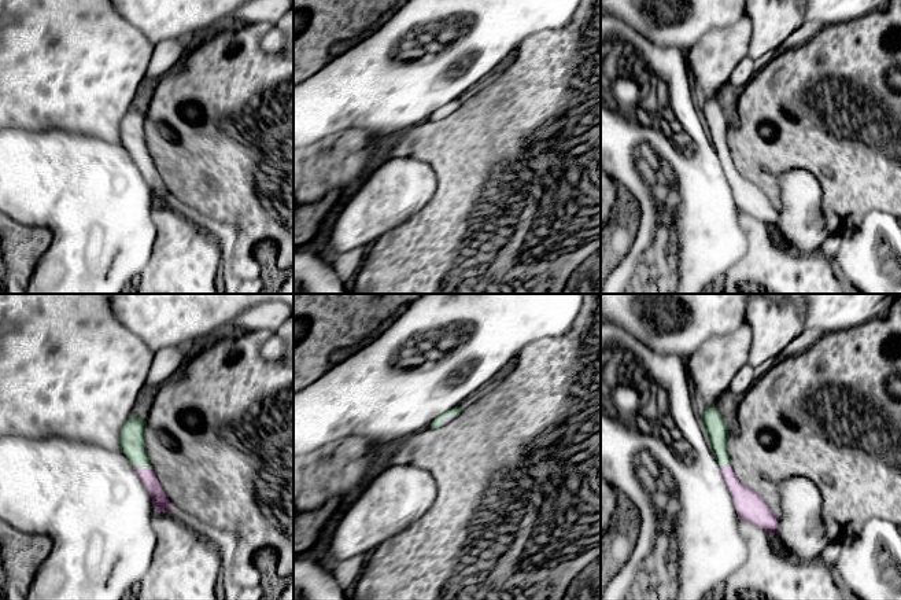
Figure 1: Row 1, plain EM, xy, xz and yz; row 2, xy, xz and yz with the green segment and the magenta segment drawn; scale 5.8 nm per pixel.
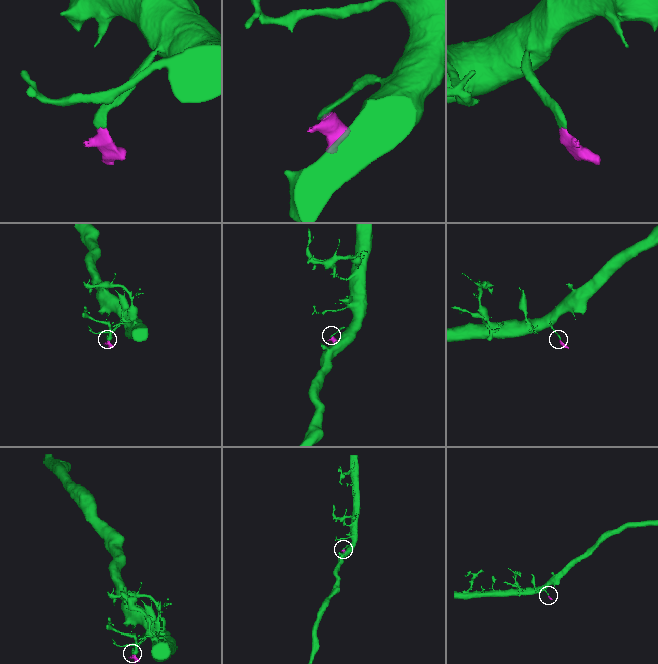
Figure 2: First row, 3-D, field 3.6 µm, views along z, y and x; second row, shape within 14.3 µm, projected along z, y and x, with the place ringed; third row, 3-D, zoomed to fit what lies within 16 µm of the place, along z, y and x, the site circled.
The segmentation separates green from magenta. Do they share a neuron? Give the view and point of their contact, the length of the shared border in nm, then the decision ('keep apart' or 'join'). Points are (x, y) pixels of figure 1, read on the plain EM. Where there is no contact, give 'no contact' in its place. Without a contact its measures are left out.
xy (143, 159) | 110 nm | join

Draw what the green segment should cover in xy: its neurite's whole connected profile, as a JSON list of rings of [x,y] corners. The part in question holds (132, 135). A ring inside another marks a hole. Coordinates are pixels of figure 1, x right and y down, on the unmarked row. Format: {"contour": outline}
{"contour": [[[132,108],[121,122],[119,141],[136,161],[140,173],[149,184],[156,205],[173,203],[170,192],[159,176],[145,141],[147,114]]]}

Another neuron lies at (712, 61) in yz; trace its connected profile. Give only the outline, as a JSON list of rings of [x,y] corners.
[[[745,15],[732,26],[709,32],[686,54],[691,77],[699,84],[705,99],[716,99],[720,89],[730,84],[736,65],[749,56],[750,40],[752,21]]]

